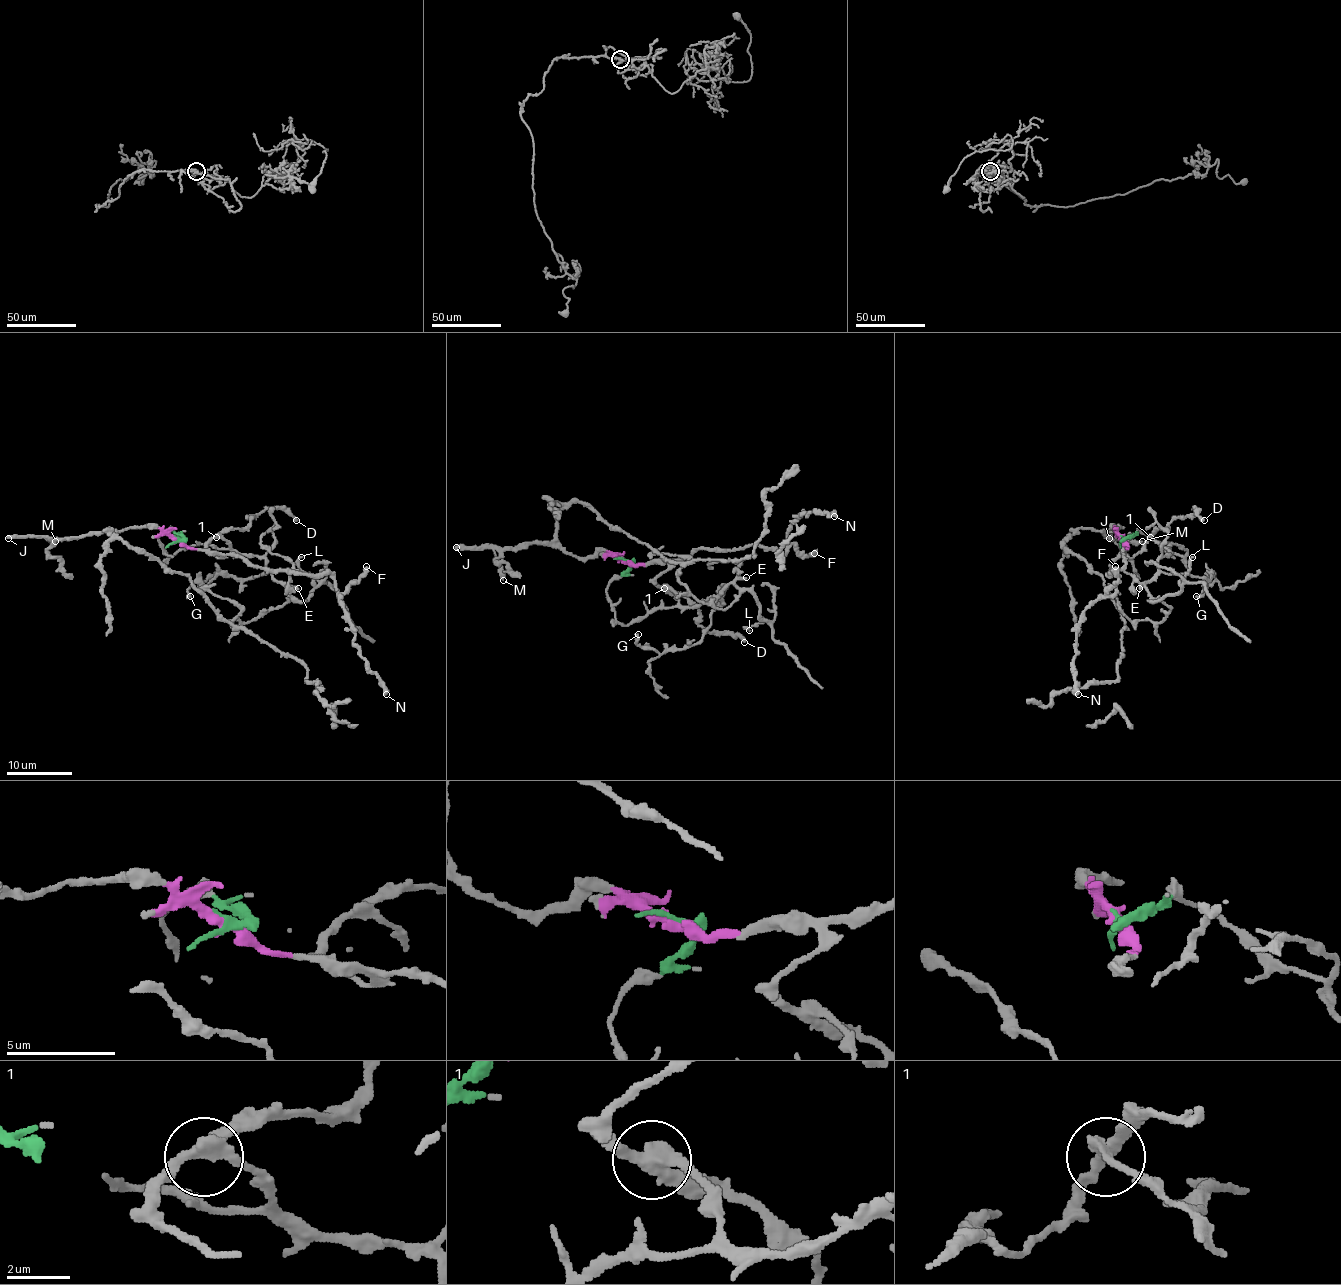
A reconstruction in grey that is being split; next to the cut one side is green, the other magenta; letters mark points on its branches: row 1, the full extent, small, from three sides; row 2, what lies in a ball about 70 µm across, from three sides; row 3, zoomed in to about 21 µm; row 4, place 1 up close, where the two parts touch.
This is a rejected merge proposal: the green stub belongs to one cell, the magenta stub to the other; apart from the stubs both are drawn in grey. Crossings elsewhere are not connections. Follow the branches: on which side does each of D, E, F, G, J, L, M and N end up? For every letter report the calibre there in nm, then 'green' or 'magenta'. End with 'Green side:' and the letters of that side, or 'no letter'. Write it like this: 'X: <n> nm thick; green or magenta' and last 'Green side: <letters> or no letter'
D: 360 nm thick; magenta
E: 280 nm thick; green
F: 550 nm thick; magenta
G: 400 nm thick; green
J: 480 nm thick; magenta
L: 190 nm thick; green
M: 360 nm thick; magenta
N: 500 nm thick; magenta
Green side: E, G, L

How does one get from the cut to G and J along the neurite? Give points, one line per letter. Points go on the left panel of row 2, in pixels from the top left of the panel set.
G: (176, 538), (159, 537), (172, 556), (209, 545), (266, 559), (264, 574), (217, 574), (194, 582), (189, 595)
J: (176, 538), (170, 538), (159, 528), (128, 527), (66, 538), (7, 538)

